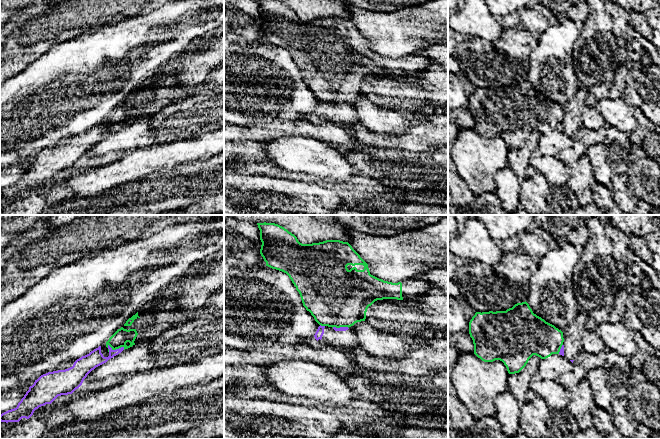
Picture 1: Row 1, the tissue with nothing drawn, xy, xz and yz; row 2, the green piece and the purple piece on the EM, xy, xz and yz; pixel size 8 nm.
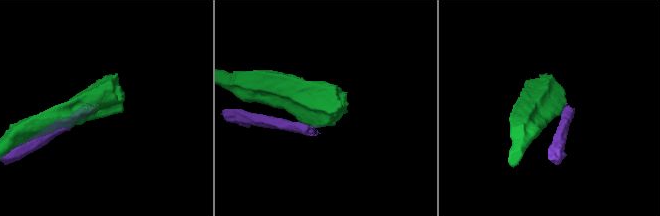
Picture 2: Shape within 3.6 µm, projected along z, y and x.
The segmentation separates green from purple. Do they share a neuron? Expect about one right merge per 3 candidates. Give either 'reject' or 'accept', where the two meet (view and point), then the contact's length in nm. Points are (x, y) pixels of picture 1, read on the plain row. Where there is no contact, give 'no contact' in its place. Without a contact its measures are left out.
reject; meets green in xy at (116, 124); contact 150 nm long

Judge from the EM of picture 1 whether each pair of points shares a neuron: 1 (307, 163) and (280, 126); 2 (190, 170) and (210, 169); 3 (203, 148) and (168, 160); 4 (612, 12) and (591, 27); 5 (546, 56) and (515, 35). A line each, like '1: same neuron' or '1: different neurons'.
1: different neurons
2: same neuron
3: same neuron
4: same neuron
5: different neurons

